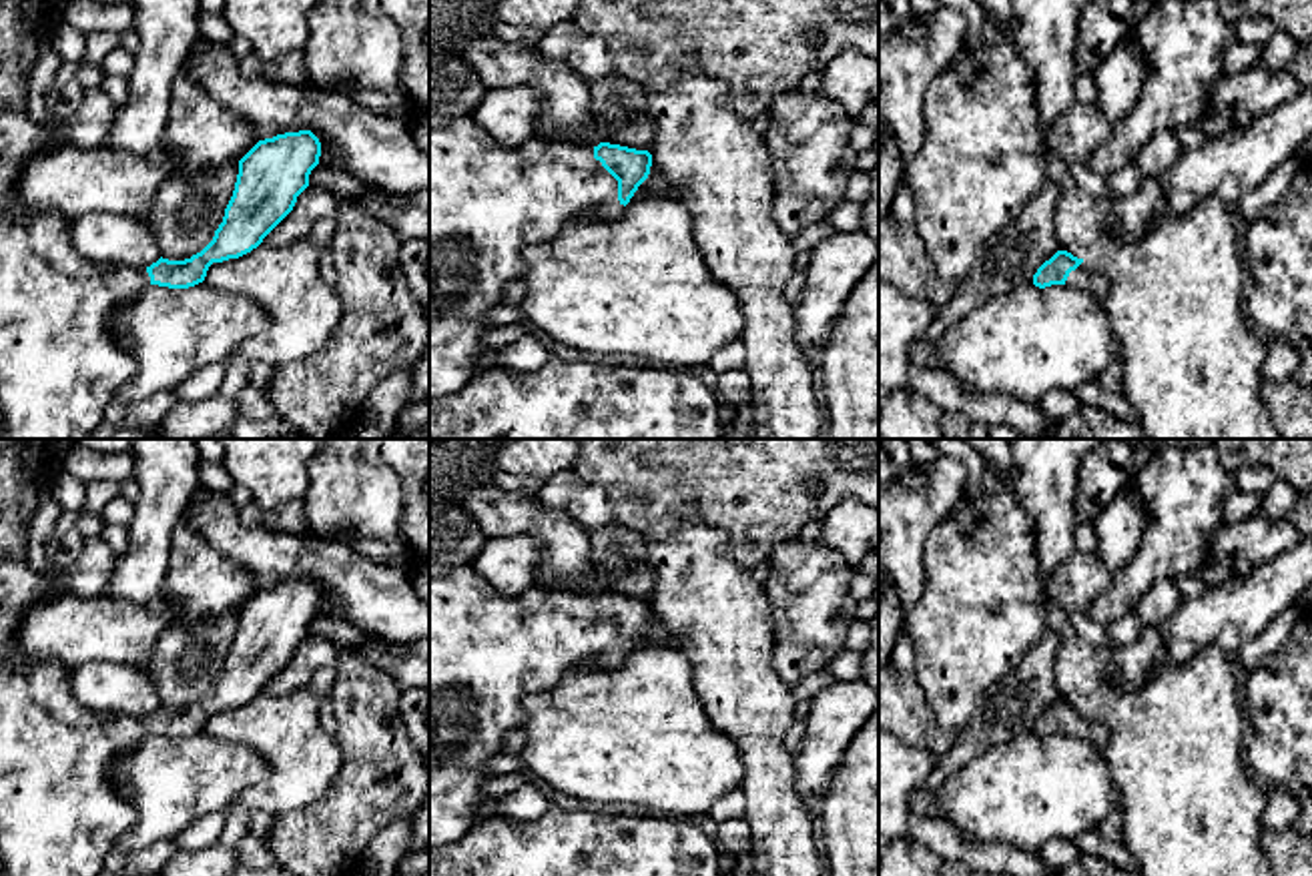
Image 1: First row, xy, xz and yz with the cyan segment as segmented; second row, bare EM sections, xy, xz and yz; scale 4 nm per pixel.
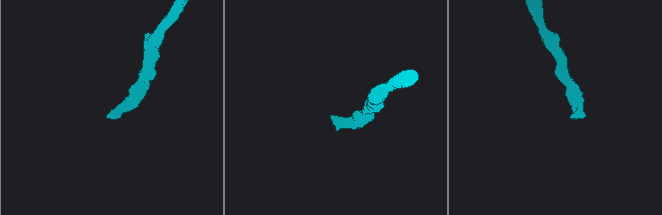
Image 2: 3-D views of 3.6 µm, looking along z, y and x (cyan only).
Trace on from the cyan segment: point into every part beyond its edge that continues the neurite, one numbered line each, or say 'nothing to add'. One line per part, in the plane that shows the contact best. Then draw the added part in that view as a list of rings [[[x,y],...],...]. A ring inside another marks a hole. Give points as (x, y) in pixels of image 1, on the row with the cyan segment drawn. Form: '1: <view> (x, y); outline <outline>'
1: xz (488, 205); outline [[[429,110],[429,403],[457,393],[475,375],[485,319],[512,283],[526,273],[526,251],[552,245],[574,223],[616,218],[624,212],[618,180],[594,158],[594,146],[532,138],[506,148],[473,116]]]

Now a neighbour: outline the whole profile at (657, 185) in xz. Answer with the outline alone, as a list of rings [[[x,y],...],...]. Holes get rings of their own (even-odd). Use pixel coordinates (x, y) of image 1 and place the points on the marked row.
[[[654,162],[650,166],[648,178],[638,186],[628,204],[648,196],[664,196],[680,200],[678,188],[662,174],[662,170]]]

